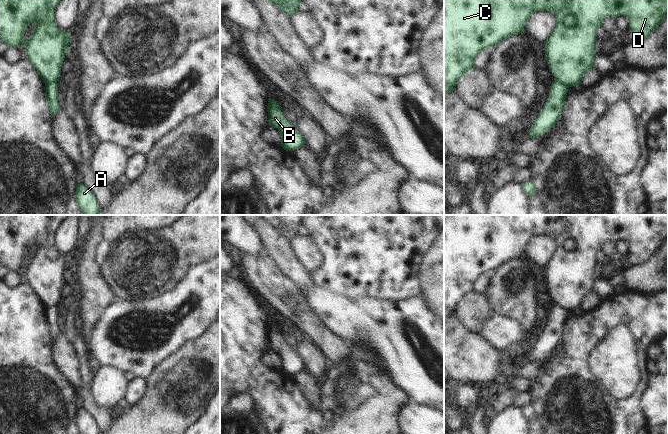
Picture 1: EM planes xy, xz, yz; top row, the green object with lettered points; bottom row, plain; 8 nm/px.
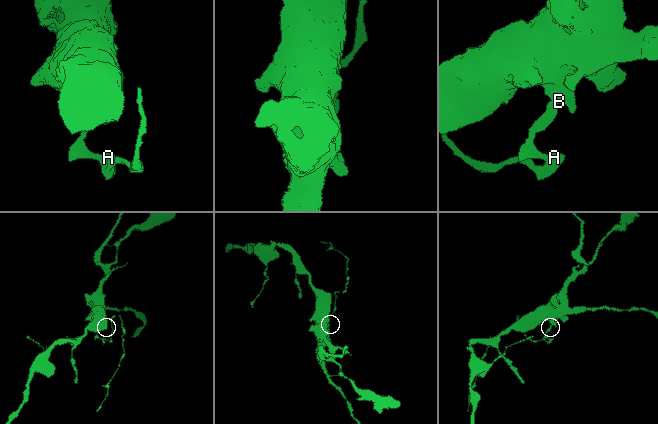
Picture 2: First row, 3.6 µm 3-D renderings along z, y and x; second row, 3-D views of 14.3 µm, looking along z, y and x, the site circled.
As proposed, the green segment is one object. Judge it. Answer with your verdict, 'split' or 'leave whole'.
split

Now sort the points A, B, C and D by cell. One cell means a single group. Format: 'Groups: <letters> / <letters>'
Groups: A / B C D.

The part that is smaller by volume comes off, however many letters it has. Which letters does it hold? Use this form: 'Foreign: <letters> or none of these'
Foreign: A

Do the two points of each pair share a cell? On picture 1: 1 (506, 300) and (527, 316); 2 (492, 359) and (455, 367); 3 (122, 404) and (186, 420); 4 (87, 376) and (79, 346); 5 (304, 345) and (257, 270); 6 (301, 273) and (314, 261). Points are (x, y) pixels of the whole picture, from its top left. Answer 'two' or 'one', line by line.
1: one
2: one
3: two
4: one
5: two
6: two

